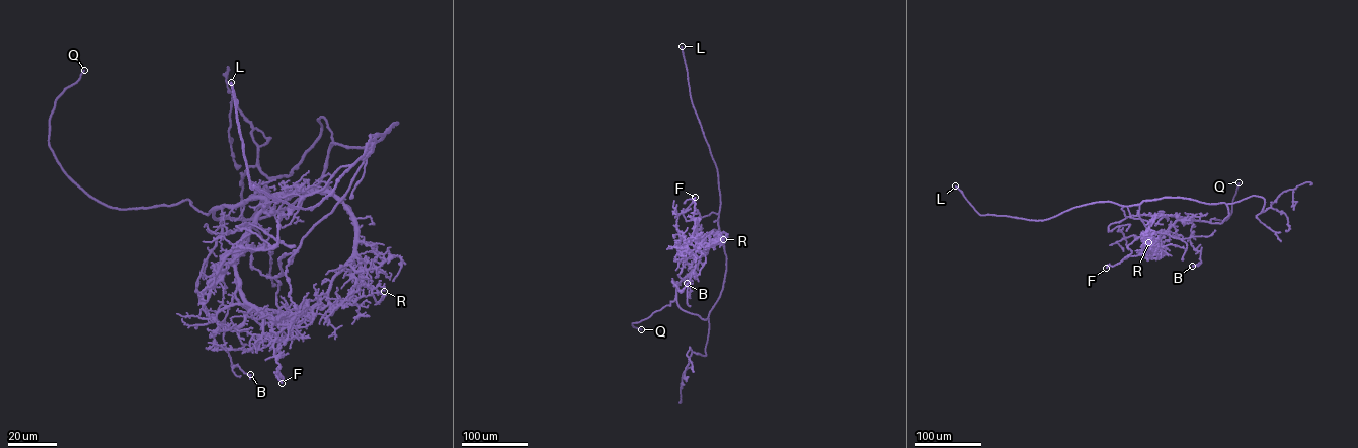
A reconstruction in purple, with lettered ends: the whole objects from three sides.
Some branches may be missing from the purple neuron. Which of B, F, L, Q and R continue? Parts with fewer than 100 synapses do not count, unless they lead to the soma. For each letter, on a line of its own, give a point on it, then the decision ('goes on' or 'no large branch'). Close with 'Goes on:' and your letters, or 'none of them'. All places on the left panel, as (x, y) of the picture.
B: (250, 374) | no large branch
F: (282, 383) | no large branch
L: (231, 82) | goes on
Q: (84, 70) | goes on
R: (384, 291) | no large branch
Goes on: L, Q

